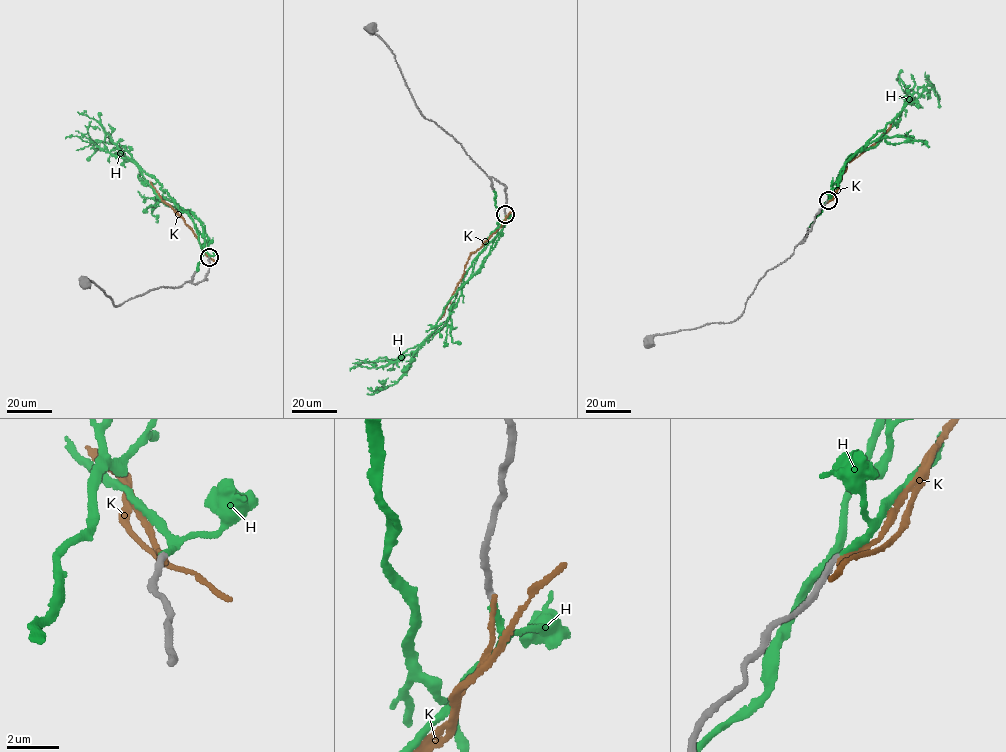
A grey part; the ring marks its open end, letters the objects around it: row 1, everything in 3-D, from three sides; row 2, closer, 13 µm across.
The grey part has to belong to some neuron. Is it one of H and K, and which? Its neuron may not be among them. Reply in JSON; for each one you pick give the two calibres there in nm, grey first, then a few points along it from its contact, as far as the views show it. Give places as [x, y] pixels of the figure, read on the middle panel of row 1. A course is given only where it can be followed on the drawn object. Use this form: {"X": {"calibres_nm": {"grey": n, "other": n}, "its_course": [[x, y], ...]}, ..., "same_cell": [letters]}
{"H": {"calibres_nm": {"grey": 220, "other": 240}, "its_course": [[505, 214], [467, 269], [445, 323], [417, 348], [394, 384], [376, 391], [371, 390], [383, 386]]}, "same_cell": ["H"]}

